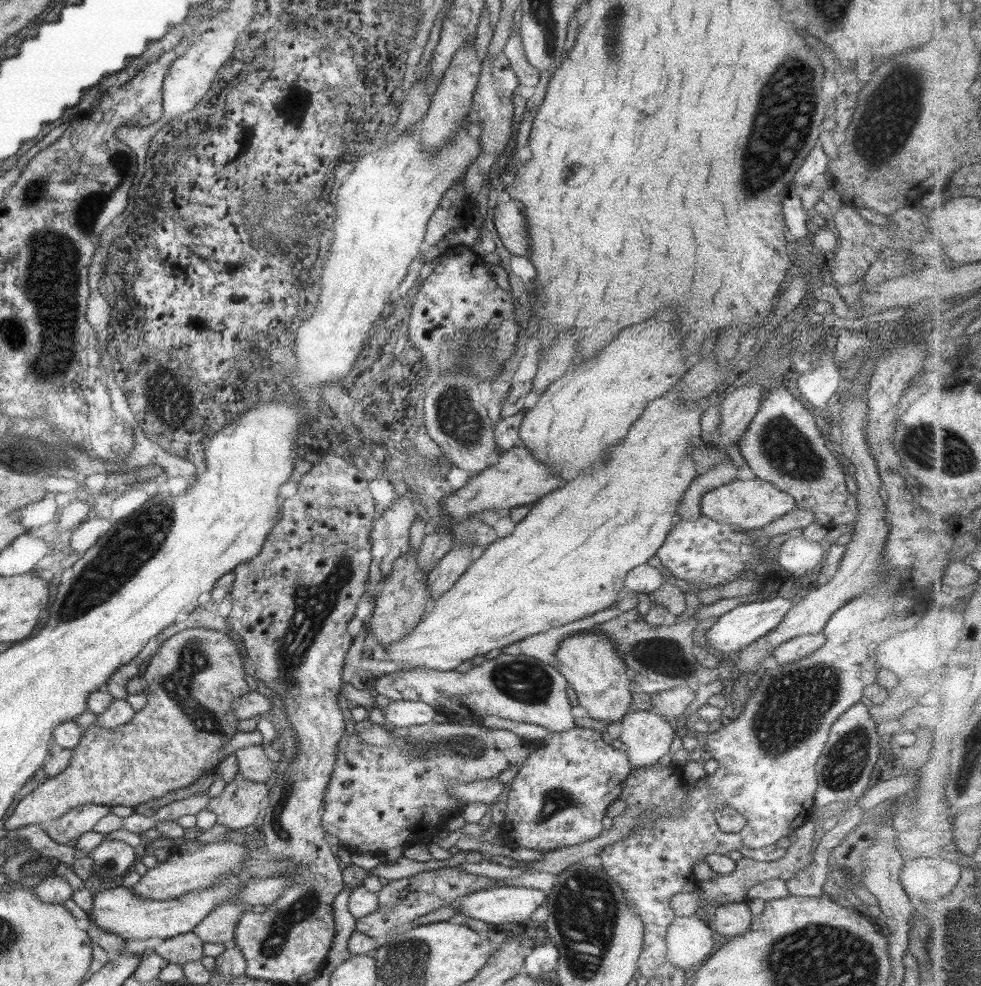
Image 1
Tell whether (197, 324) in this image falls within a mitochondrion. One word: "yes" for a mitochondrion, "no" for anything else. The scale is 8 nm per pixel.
no

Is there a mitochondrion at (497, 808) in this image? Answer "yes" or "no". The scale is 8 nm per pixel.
no

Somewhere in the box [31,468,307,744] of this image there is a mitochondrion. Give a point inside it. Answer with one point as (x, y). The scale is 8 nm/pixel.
(152, 527)

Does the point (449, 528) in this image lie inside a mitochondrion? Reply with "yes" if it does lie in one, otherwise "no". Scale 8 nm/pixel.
no

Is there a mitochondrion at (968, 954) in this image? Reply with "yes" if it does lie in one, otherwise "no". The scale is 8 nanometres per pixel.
yes

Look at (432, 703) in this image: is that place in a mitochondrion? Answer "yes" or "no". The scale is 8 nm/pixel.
no

